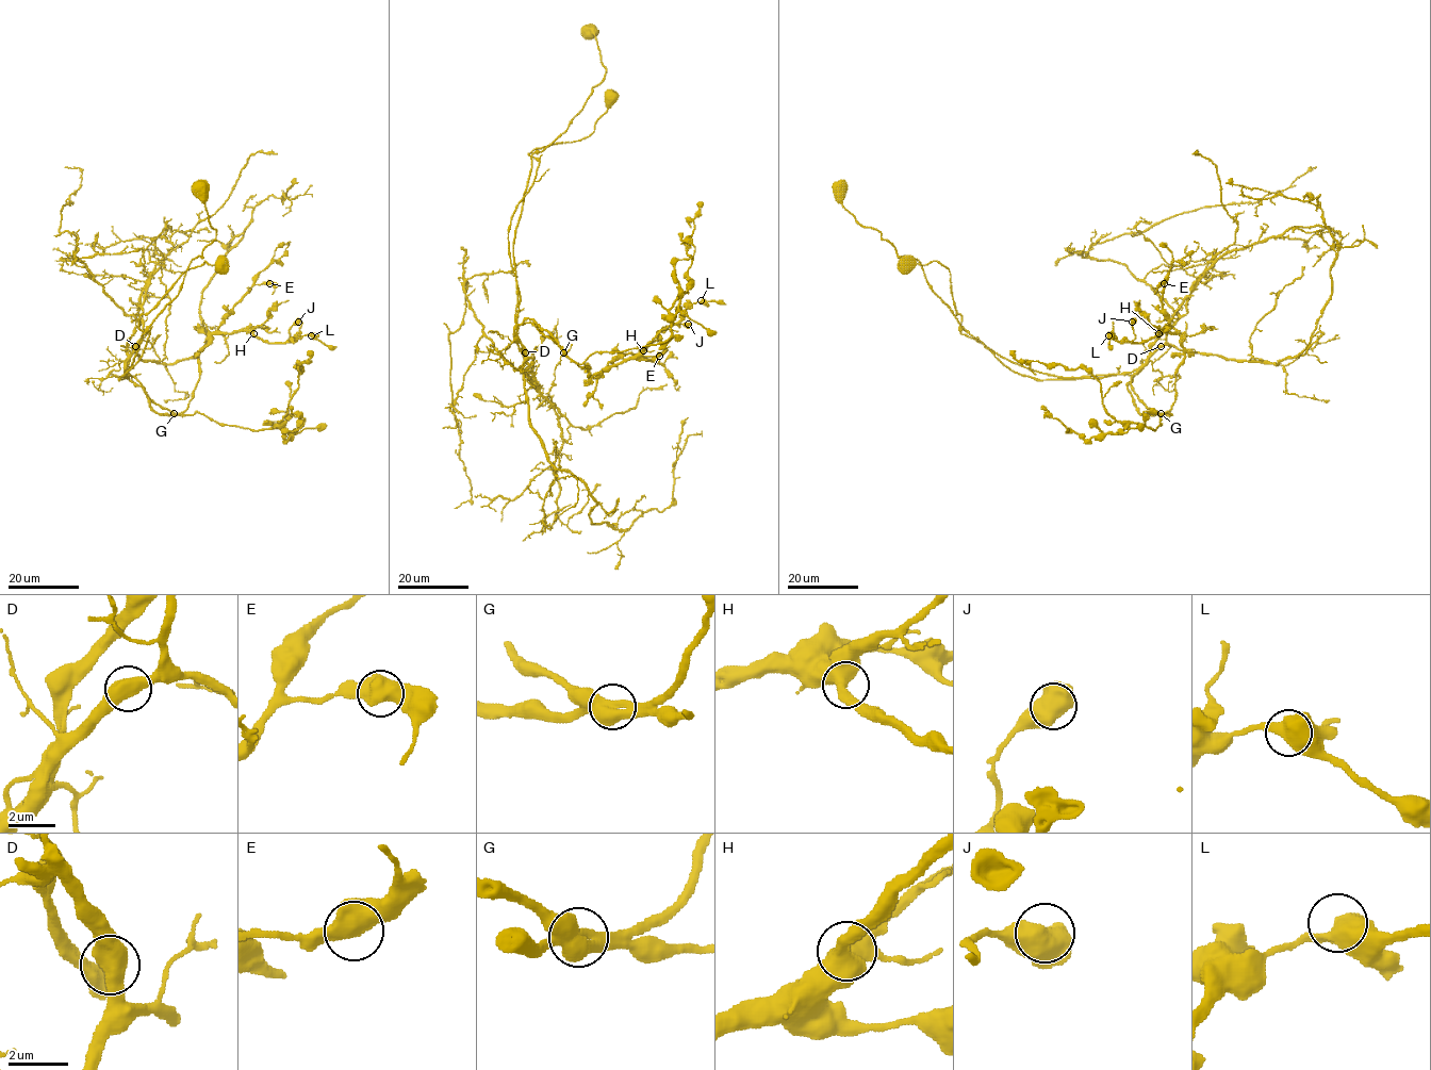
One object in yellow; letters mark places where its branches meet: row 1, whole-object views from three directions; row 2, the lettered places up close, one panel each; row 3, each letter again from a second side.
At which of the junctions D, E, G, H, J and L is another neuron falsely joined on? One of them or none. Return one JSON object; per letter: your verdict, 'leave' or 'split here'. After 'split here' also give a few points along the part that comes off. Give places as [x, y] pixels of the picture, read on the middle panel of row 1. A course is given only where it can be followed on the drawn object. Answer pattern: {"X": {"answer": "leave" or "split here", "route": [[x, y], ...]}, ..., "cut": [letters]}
{"D": {"answer": "leave"}, "E": {"answer": "leave"}, "G": {"answer": "split here", "route": [[564, 352], [520, 324], [529, 364], [517, 371], [464, 280], [449, 381], [472, 496], [455, 508]]}, "H": {"answer": "leave"}, "J": {"answer": "leave"}, "L": {"answer": "leave"}, "cut": ["G"]}

